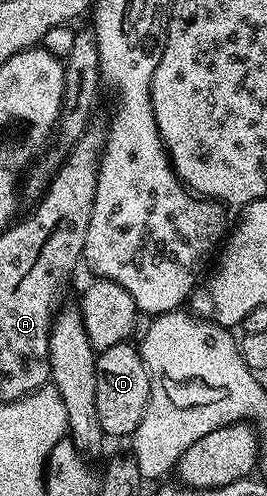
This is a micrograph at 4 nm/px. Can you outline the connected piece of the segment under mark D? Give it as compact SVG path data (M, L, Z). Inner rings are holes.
M133 343L117 344L101 349L96 356L96 414L107 437L133 437L140 418L150 400L150 372L142 360L142 353Z

